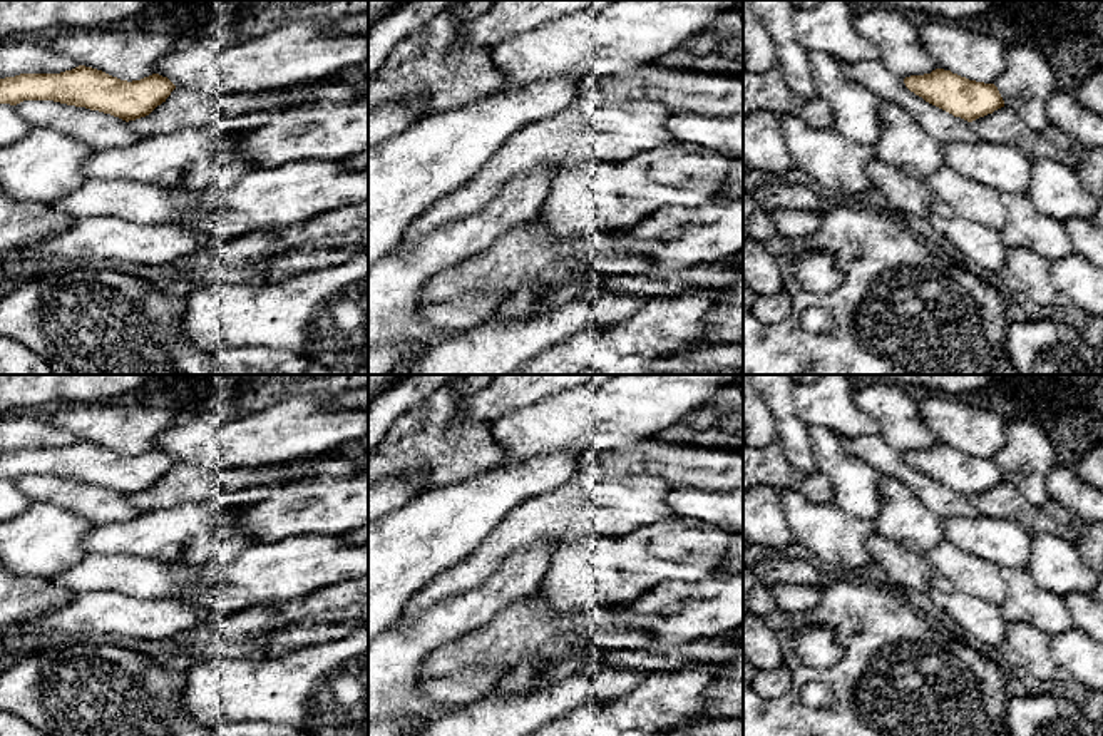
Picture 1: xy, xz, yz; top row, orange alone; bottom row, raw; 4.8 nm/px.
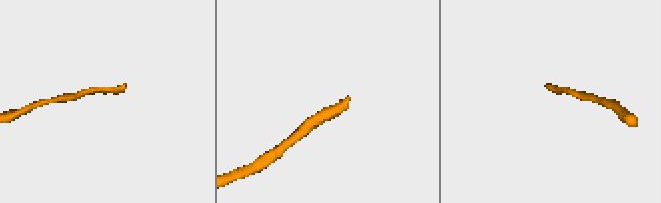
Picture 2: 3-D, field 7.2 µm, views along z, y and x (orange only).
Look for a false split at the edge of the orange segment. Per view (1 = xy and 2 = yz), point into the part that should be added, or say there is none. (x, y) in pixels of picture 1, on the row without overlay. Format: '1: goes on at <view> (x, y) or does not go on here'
1: does not go on here
2: does not go on here

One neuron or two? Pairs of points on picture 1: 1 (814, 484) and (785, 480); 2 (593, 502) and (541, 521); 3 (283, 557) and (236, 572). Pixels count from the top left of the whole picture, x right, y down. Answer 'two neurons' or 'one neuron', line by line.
1: one neuron
2: one neuron
3: one neuron

